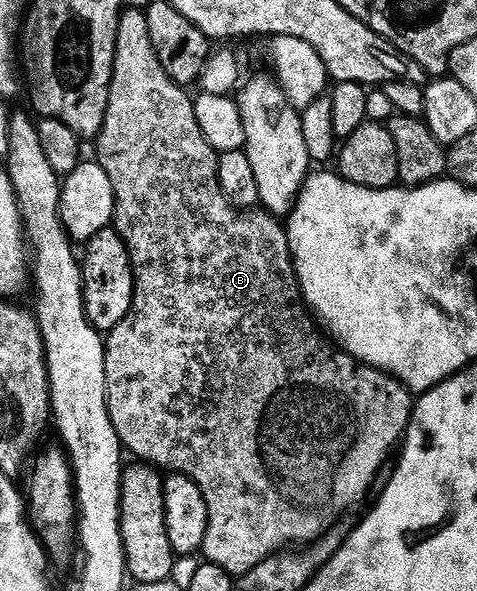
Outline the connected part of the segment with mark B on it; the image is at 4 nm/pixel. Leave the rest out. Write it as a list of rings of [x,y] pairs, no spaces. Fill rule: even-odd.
[[[120,35],[116,38],[116,62],[114,63],[114,71],[112,72],[112,82],[108,88],[108,106],[106,107],[106,115],[104,116],[104,125],[100,129],[99,137],[95,138],[94,141],[94,145],[96,145],[95,160],[99,162],[101,168],[105,171],[105,175],[108,176],[110,183],[113,185],[113,195],[115,197],[114,229],[126,246],[127,256],[129,258],[132,256],[132,269],[136,272],[136,294],[131,294],[130,312],[126,314],[121,322],[118,322],[113,327],[112,331],[107,334],[104,342],[105,383],[107,385],[109,417],[110,419],[116,417],[116,424],[113,425],[114,431],[120,429],[120,433],[124,433],[124,440],[121,443],[128,453],[131,453],[133,449],[140,449],[140,453],[144,453],[144,449],[148,449],[148,445],[152,445],[151,459],[156,457],[154,462],[151,463],[153,466],[164,467],[165,465],[169,465],[172,471],[189,477],[200,488],[202,495],[206,499],[206,507],[208,508],[208,526],[206,527],[206,535],[204,536],[204,544],[202,546],[203,556],[208,556],[205,558],[211,564],[222,567],[228,573],[243,575],[249,569],[259,564],[260,561],[275,554],[281,547],[289,546],[290,544],[288,543],[290,541],[306,541],[304,543],[310,543],[321,532],[320,512],[325,512],[326,507],[324,505],[324,497],[320,497],[320,493],[316,493],[316,485],[324,485],[324,477],[332,477],[332,465],[336,465],[336,461],[340,461],[340,453],[344,453],[344,441],[340,441],[340,445],[332,445],[332,449],[320,449],[320,445],[316,445],[316,449],[312,449],[312,445],[308,445],[308,441],[316,441],[316,433],[332,433],[332,437],[336,437],[336,433],[340,433],[340,425],[344,425],[344,409],[340,409],[340,405],[336,405],[336,401],[340,401],[340,397],[336,397],[336,393],[332,393],[332,385],[336,385],[336,381],[340,381],[340,377],[336,377],[336,373],[332,373],[333,350],[329,346],[324,346],[314,334],[304,333],[299,319],[296,318],[295,311],[292,310],[291,303],[288,302],[288,293],[284,290],[284,281],[280,278],[280,273],[276,270],[275,263],[272,262],[272,245],[268,242],[269,214],[264,211],[259,211],[260,213],[247,213],[246,210],[240,209],[244,207],[237,207],[229,198],[225,197],[216,179],[218,153],[212,149],[210,143],[203,137],[203,133],[195,121],[193,98],[191,96],[187,97],[184,94],[187,92],[181,86],[175,85],[166,75],[166,71],[160,62],[160,57],[156,54],[156,49],[152,46],[152,41],[147,35],[140,35],[140,37],[124,36]],[[144,437],[152,437],[152,441],[148,441],[148,445],[144,445]]]

